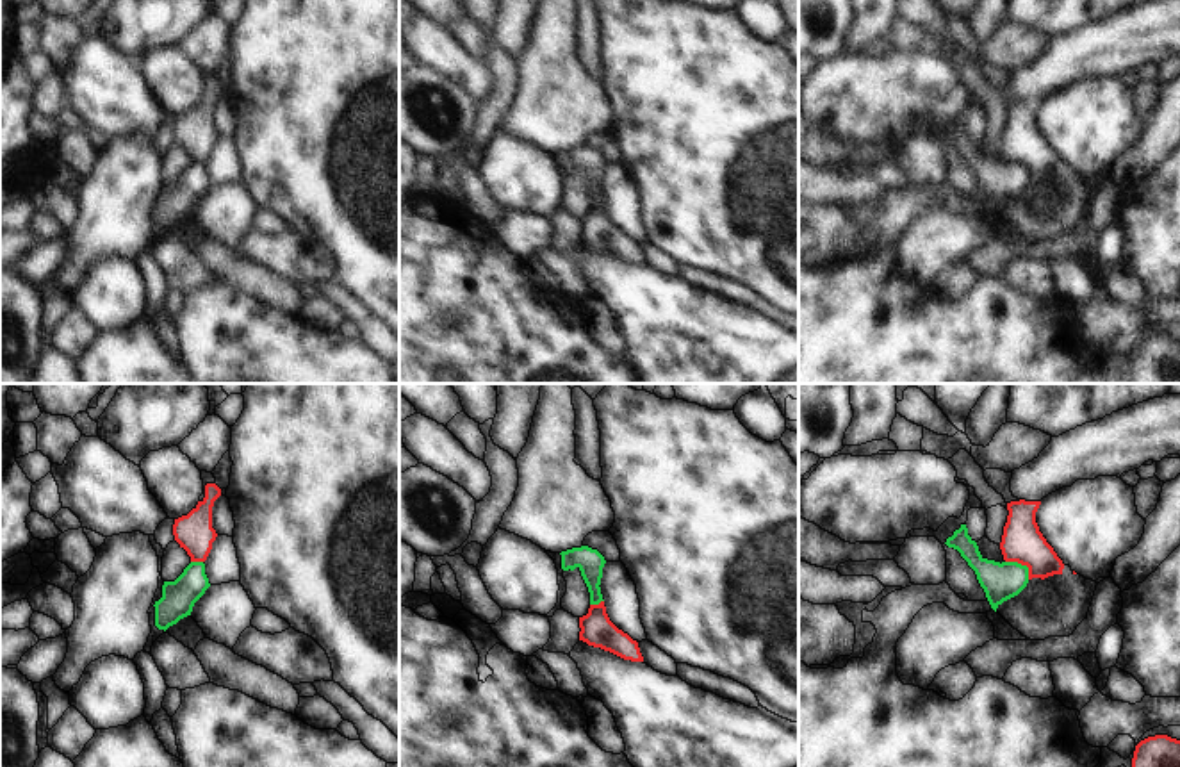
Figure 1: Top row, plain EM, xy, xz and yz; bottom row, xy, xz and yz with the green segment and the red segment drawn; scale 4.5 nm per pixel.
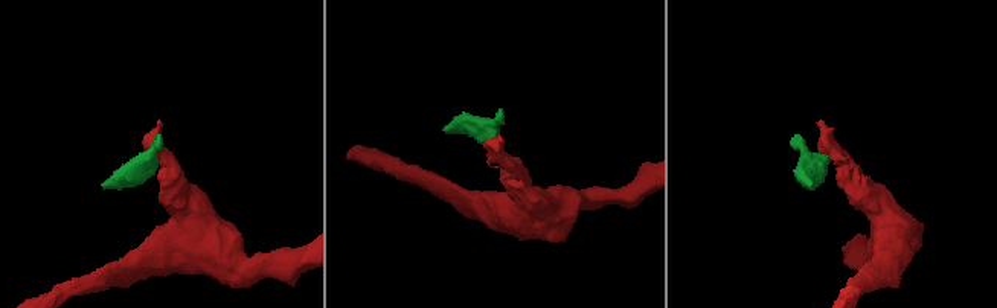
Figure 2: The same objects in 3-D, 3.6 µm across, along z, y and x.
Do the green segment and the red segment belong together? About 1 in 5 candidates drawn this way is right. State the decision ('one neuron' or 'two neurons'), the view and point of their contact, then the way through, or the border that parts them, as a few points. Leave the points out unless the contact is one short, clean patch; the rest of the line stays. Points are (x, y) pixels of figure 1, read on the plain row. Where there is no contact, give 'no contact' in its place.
two neurons; meets green in yz at (1020, 164); border along yz (1006, 161), (1024, 164), (1029, 179)

